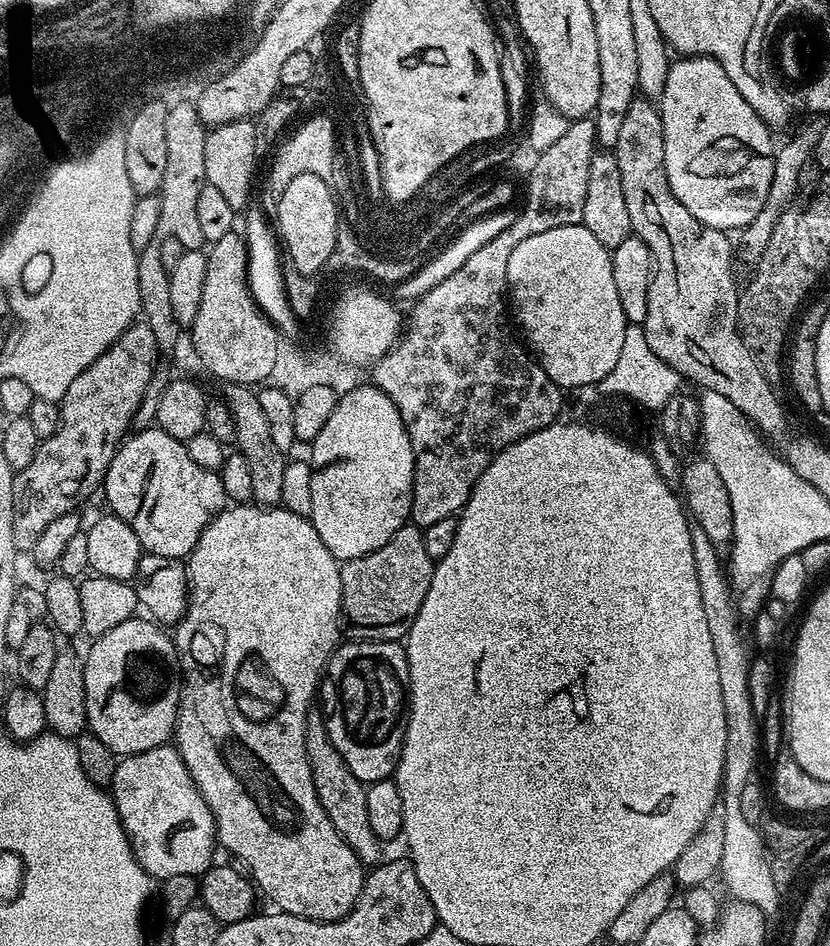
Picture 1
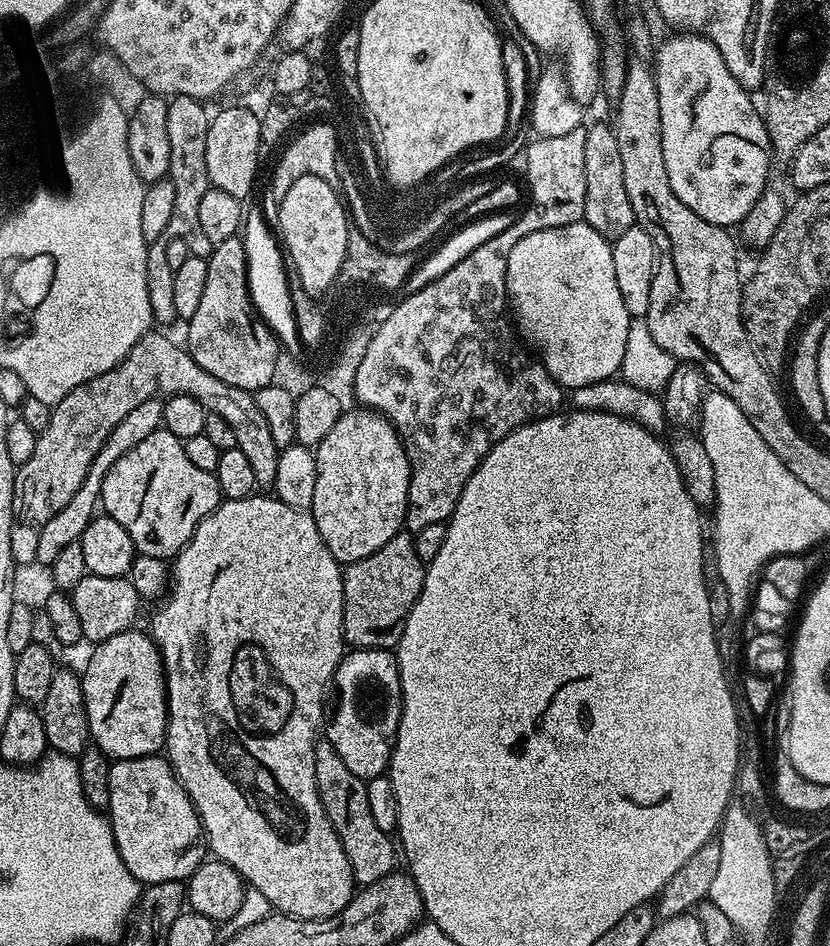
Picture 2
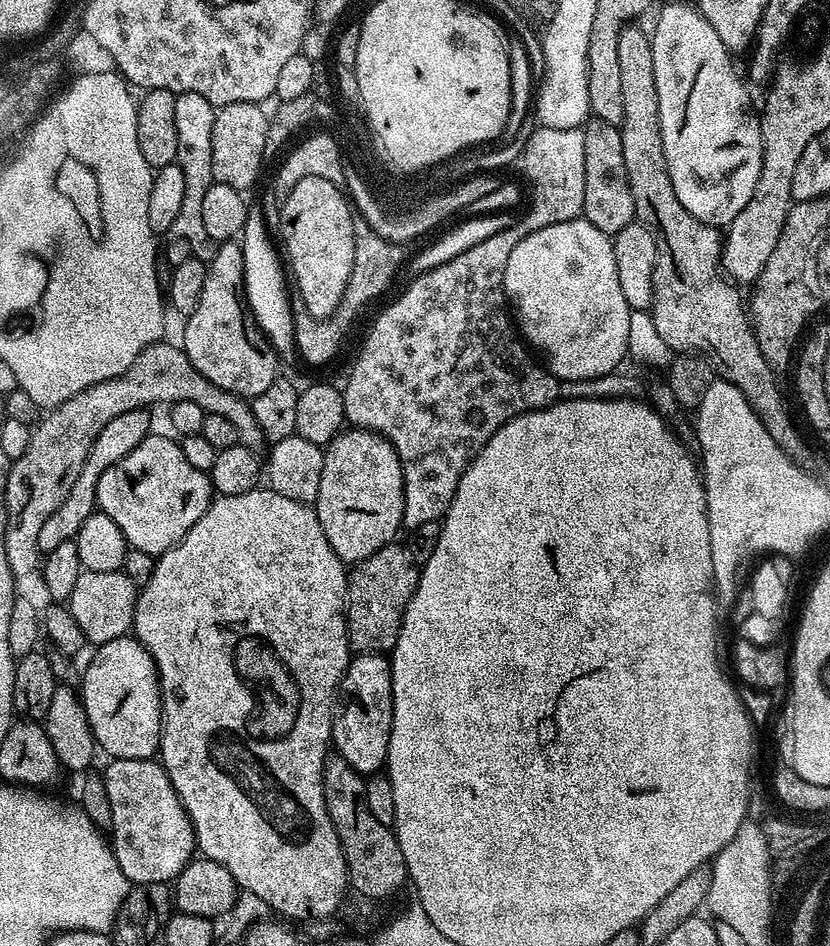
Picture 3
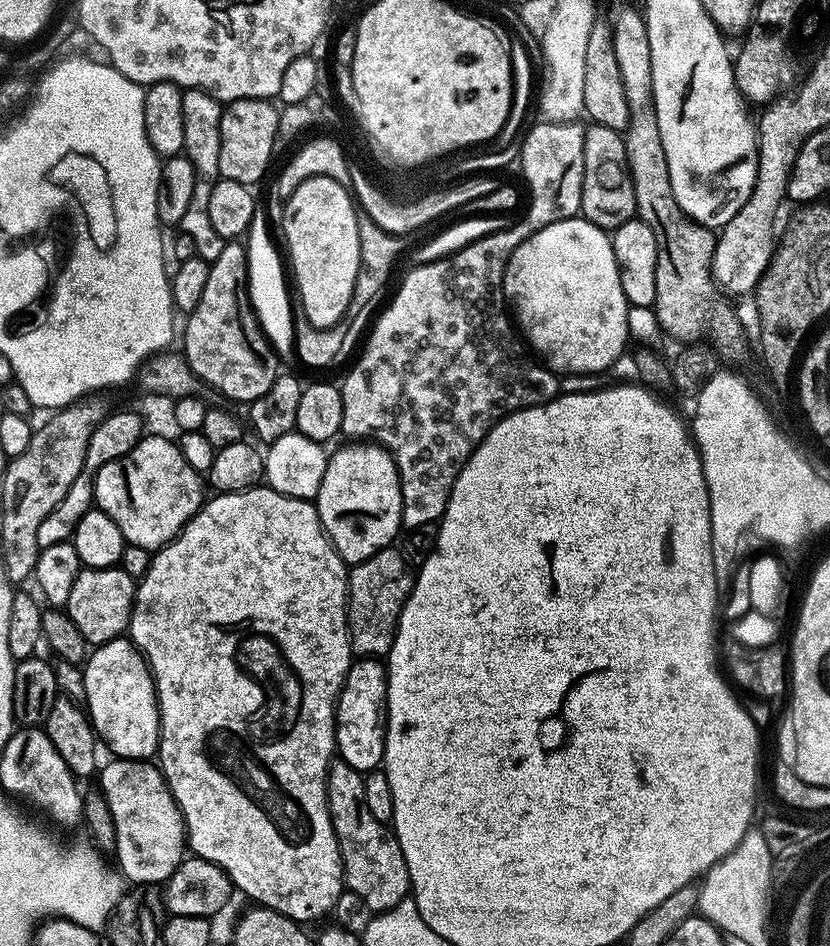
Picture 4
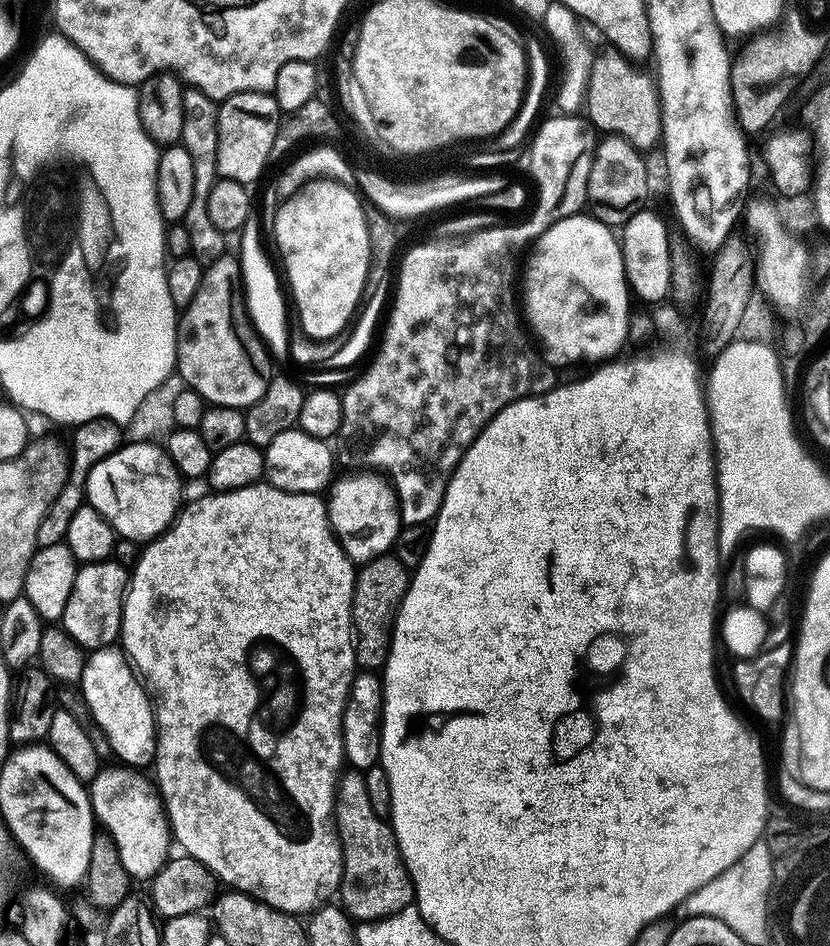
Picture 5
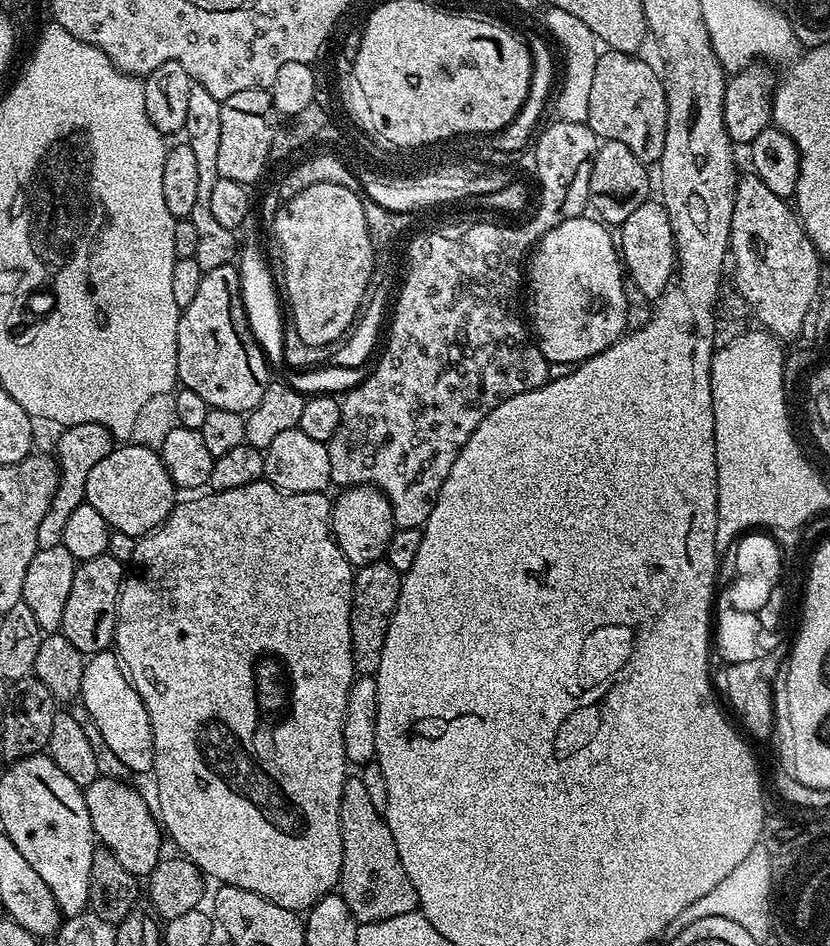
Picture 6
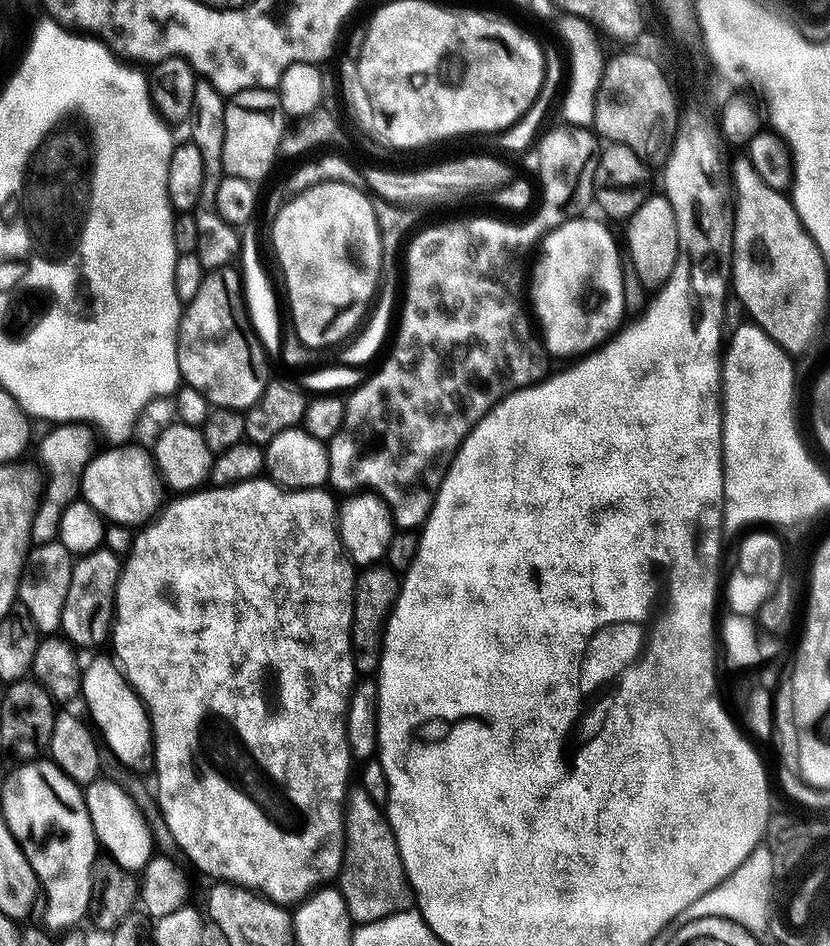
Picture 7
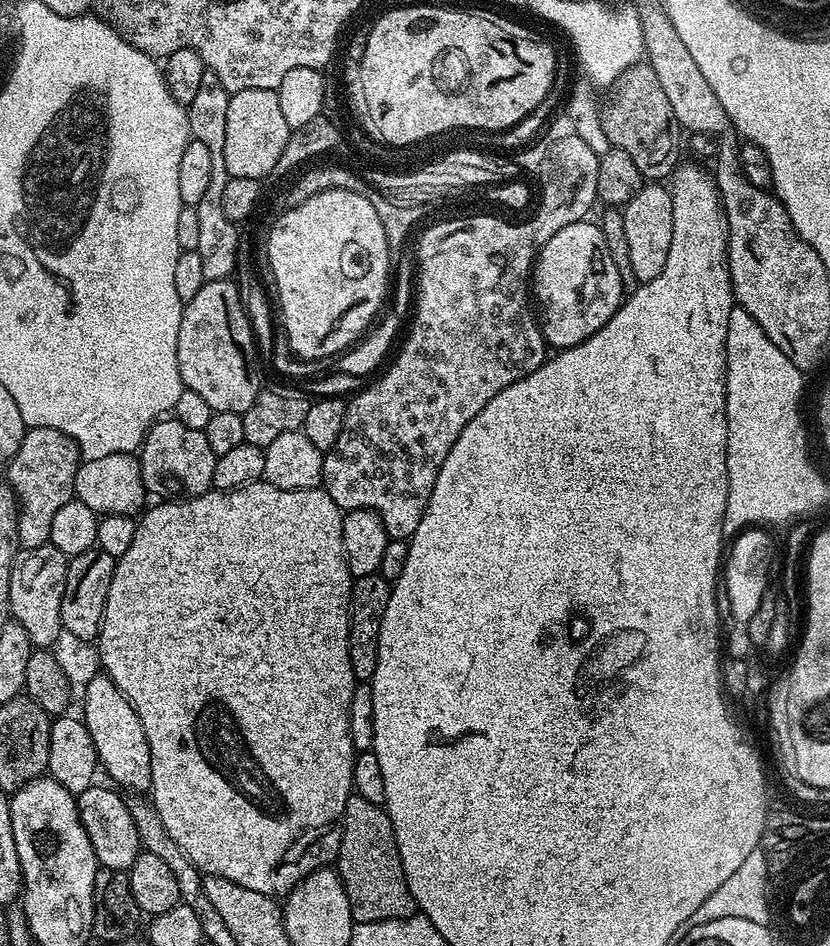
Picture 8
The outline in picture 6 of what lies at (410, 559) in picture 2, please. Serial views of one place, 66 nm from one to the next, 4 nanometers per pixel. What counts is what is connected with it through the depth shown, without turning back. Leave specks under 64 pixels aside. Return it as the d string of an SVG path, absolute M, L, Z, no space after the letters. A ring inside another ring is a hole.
M381 558L355 569L352 578L352 666L360 676L375 677L382 666L382 650L386 642L388 624L398 606L402 573L387 559Z

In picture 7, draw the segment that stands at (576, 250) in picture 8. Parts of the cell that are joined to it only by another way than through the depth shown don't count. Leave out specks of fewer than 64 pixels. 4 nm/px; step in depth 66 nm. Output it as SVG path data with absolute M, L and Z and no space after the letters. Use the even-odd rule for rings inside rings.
M584 219L568 220L548 233L538 245L540 257L537 258L536 265L533 268L531 265L530 268L530 308L542 343L552 358L579 358L593 348L600 347L621 327L626 316L622 294L621 249L616 249L616 242L608 233L606 225Z

